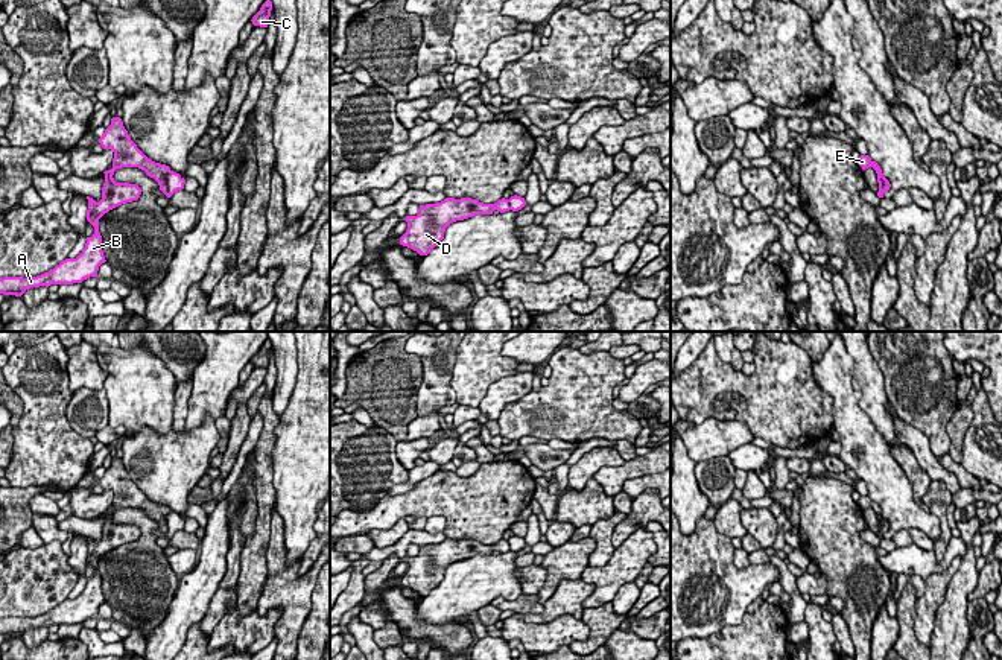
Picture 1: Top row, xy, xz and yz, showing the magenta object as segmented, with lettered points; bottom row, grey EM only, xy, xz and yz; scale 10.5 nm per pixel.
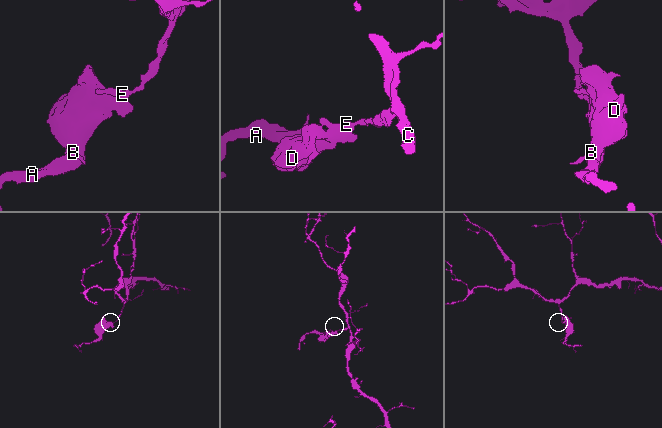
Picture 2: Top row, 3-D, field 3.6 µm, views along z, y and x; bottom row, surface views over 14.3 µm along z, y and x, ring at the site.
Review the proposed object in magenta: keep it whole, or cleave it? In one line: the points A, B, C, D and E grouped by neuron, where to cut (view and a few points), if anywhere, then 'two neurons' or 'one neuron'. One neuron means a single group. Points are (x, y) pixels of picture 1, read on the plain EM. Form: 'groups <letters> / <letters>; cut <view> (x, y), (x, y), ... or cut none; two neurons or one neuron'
groups A B D / C E; cut xy (171, 511), (164, 534); two neurons

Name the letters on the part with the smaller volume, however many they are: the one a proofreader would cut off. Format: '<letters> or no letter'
A, B, D

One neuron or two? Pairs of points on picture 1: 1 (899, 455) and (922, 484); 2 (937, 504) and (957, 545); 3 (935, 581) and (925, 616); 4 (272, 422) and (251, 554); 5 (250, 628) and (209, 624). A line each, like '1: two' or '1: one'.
1: one
2: two
3: one
4: one
5: two

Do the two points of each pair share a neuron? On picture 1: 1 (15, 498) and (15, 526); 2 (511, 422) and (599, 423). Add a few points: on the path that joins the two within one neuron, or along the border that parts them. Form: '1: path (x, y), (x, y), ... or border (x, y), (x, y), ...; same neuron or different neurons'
1: path (15, 505), (15, 519); same neuron
2: path (532, 422), (578, 422); same neuron

